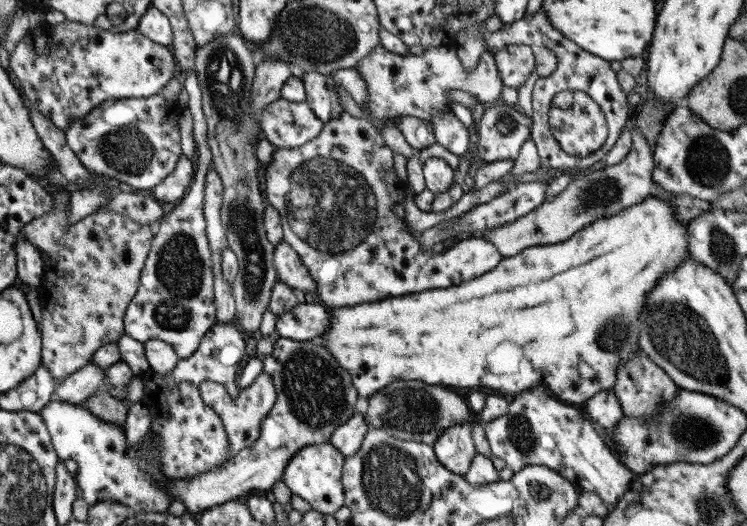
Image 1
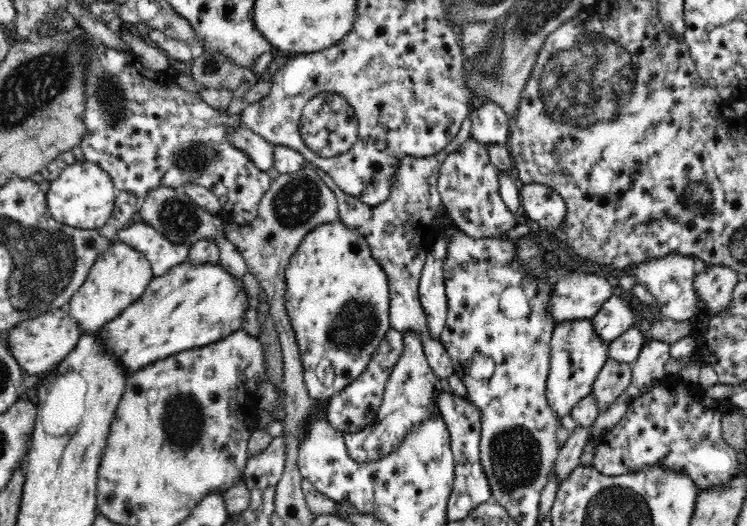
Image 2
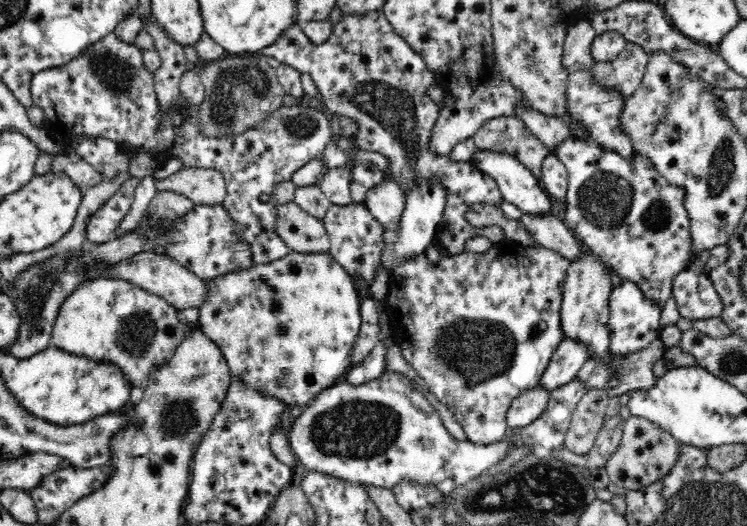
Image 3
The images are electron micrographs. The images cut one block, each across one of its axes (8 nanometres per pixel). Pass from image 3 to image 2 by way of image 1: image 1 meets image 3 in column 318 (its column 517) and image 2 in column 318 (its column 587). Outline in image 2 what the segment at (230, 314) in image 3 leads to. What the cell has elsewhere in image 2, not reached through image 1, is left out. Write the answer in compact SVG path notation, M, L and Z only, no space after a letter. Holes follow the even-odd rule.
M342 220L326 221L316 225L316 228L312 228L310 232L306 233L304 240L300 242L297 250L294 251L288 267L285 271L285 310L290 316L290 322L294 333L296 333L296 339L298 339L298 345L300 345L300 357L302 357L302 363L304 368L304 382L311 399L324 399L328 400L331 396L342 392L348 384L352 384L354 380L357 380L368 368L372 354L378 350L380 342L384 340L386 332L391 329L390 326L390 283L388 283L388 275L384 271L384 268L380 265L380 262L373 256L372 248L368 245L366 238L350 228L350 226L344 224Z

